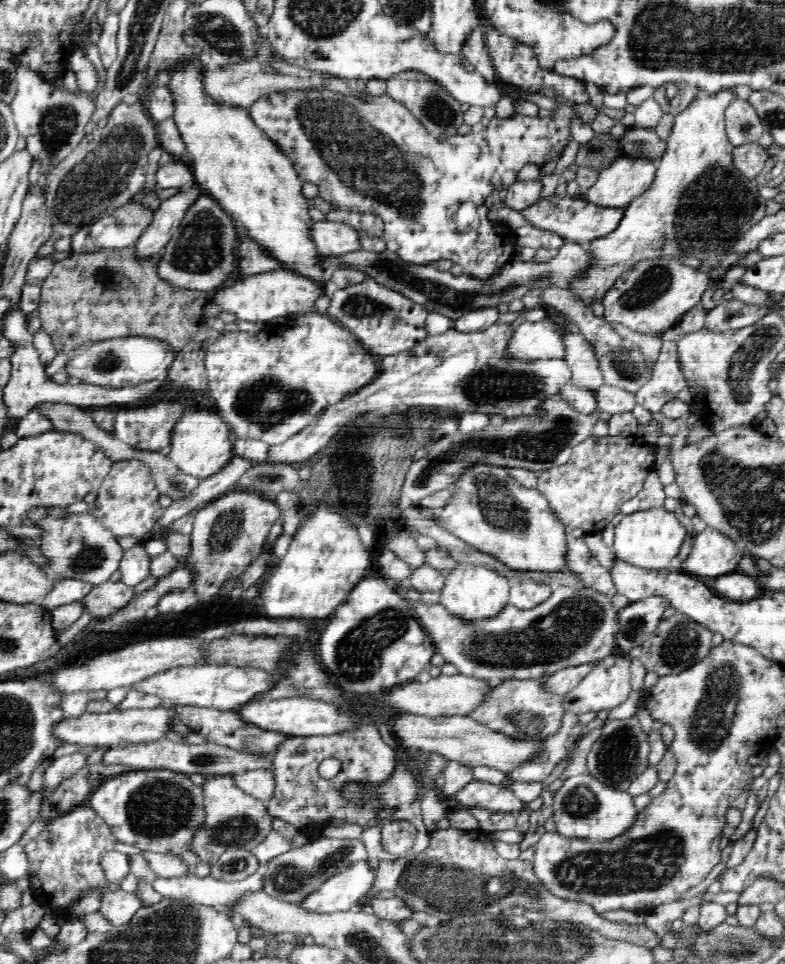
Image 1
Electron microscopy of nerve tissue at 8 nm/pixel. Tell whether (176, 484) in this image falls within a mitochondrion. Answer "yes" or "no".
yes

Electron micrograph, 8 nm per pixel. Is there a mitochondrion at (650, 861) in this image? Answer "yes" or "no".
yes

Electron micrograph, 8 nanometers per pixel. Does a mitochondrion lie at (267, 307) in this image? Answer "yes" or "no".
no

